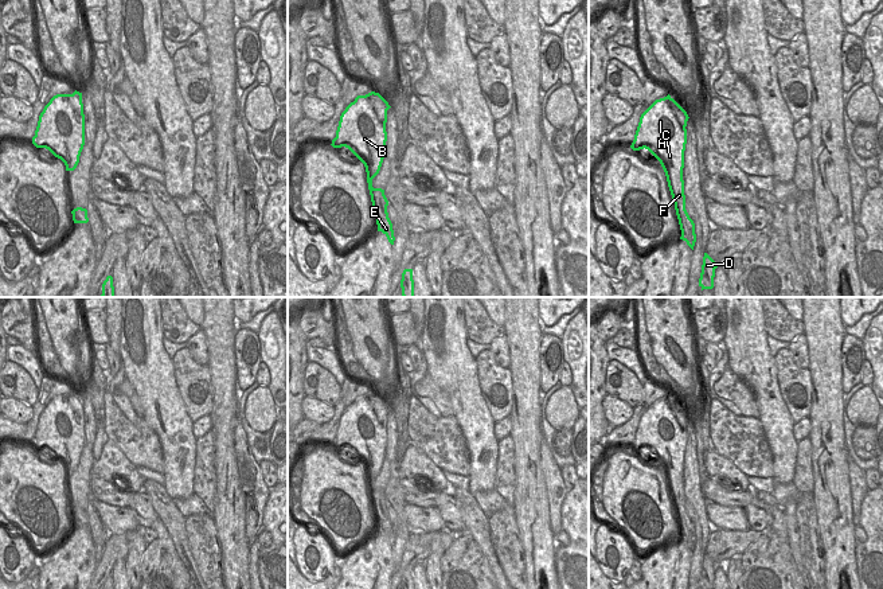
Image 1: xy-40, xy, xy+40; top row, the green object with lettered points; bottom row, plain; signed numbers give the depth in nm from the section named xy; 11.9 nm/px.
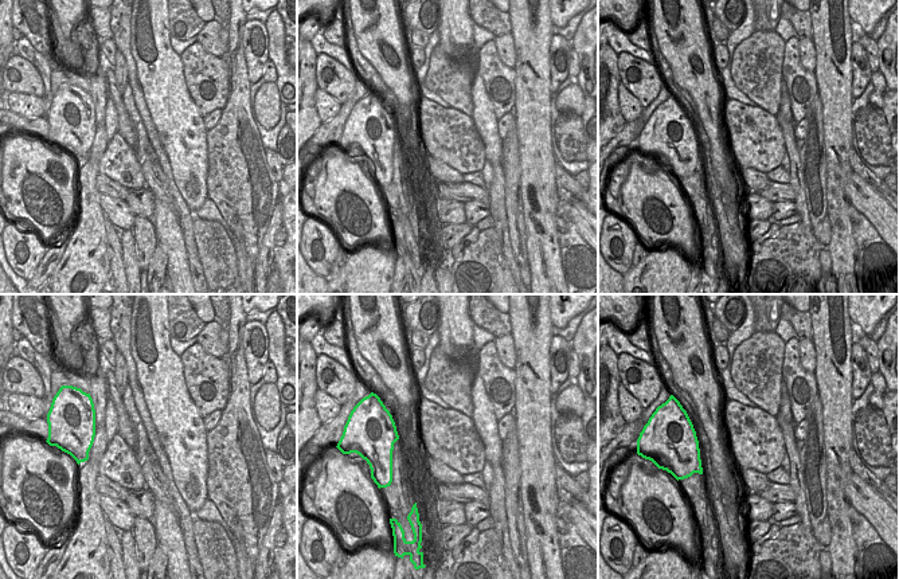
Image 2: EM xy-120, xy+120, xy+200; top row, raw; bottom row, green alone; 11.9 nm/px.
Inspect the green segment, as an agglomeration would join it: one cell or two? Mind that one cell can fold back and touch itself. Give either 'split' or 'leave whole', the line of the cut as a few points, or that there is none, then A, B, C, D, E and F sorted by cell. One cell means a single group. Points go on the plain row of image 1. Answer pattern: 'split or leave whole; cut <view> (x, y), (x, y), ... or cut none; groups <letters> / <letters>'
split; cut xy+40 (684, 503), (675, 504); groups A B C F / D E

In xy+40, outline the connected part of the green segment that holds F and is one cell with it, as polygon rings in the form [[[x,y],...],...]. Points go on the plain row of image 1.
[[[669,395],[656,401],[641,416],[630,446],[633,452],[648,450],[660,463],[673,504],[685,504],[683,469],[688,420]]]

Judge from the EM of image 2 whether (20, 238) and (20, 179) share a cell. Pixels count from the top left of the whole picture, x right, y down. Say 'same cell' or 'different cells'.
different cells

